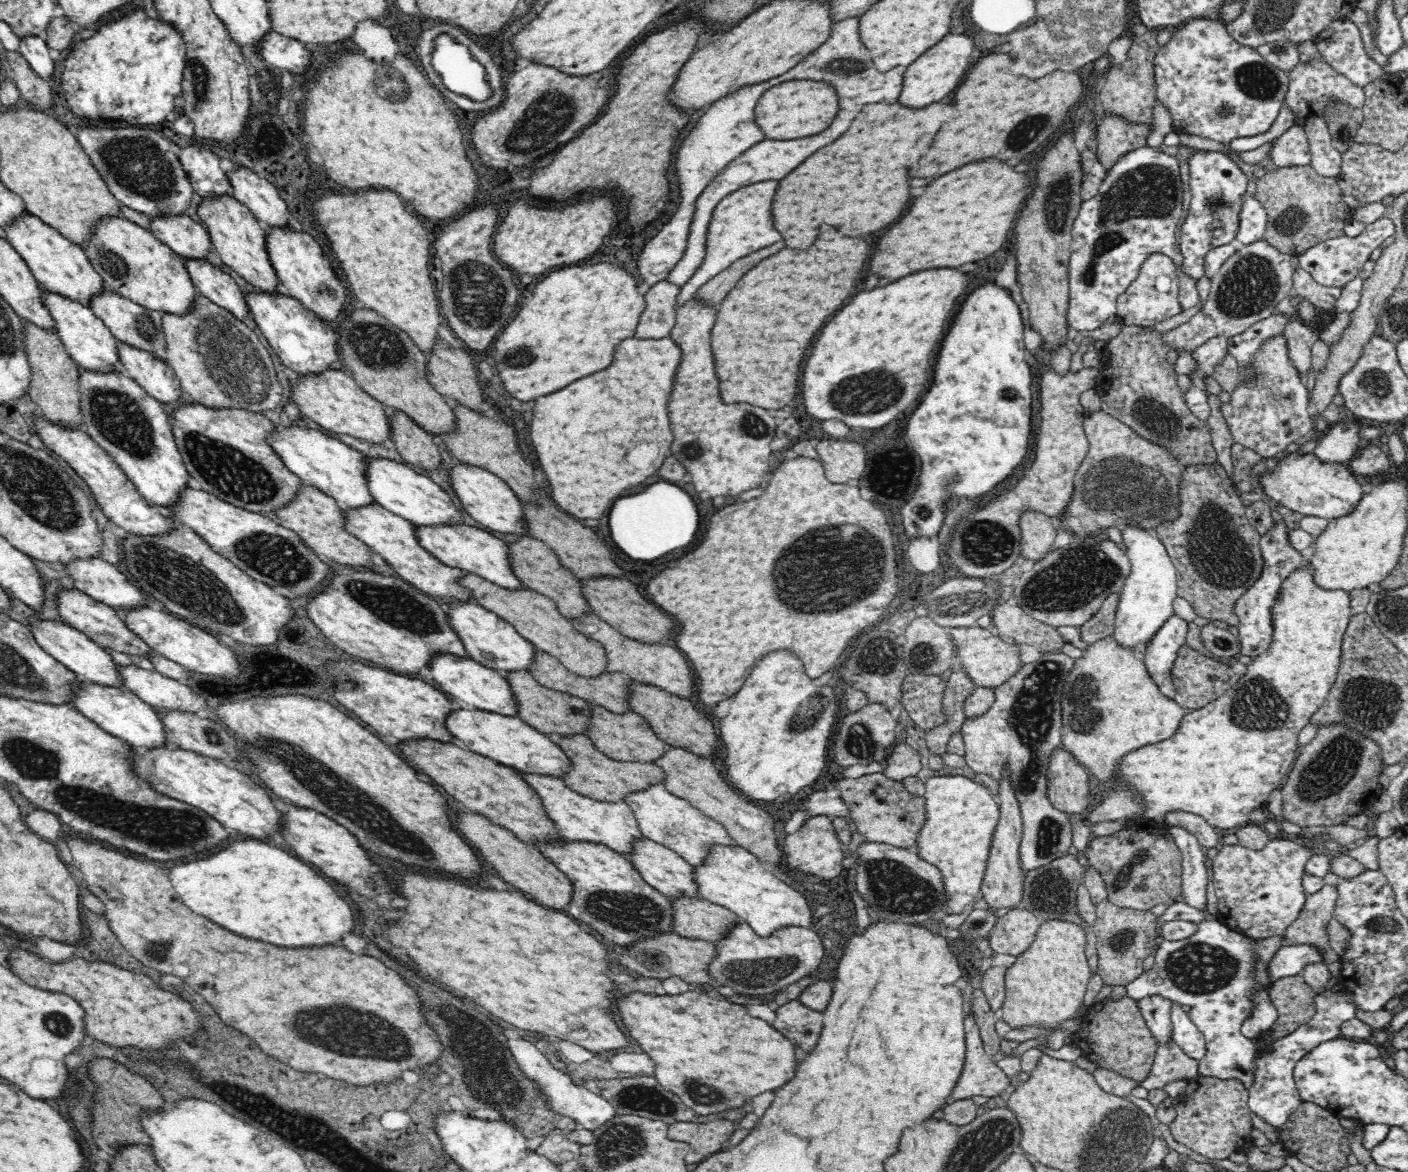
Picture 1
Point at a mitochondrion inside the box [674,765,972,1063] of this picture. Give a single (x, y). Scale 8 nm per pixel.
(893, 889)

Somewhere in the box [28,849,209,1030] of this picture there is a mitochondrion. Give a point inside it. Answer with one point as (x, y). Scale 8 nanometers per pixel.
(157, 951)

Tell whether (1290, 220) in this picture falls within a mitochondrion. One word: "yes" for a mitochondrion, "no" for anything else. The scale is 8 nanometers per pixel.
yes

